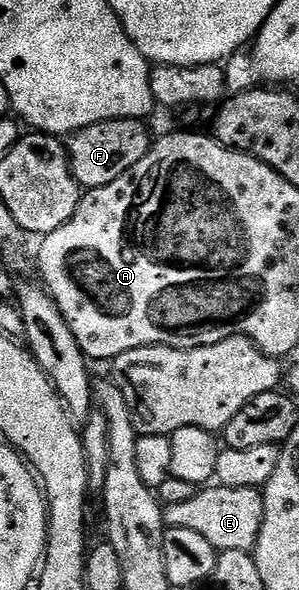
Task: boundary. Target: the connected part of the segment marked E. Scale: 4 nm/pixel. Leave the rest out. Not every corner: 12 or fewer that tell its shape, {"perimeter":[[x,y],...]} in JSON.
{"perimeter":[[206,485],[165,505],[169,529],[192,529],[214,550],[253,552],[262,491]]}

